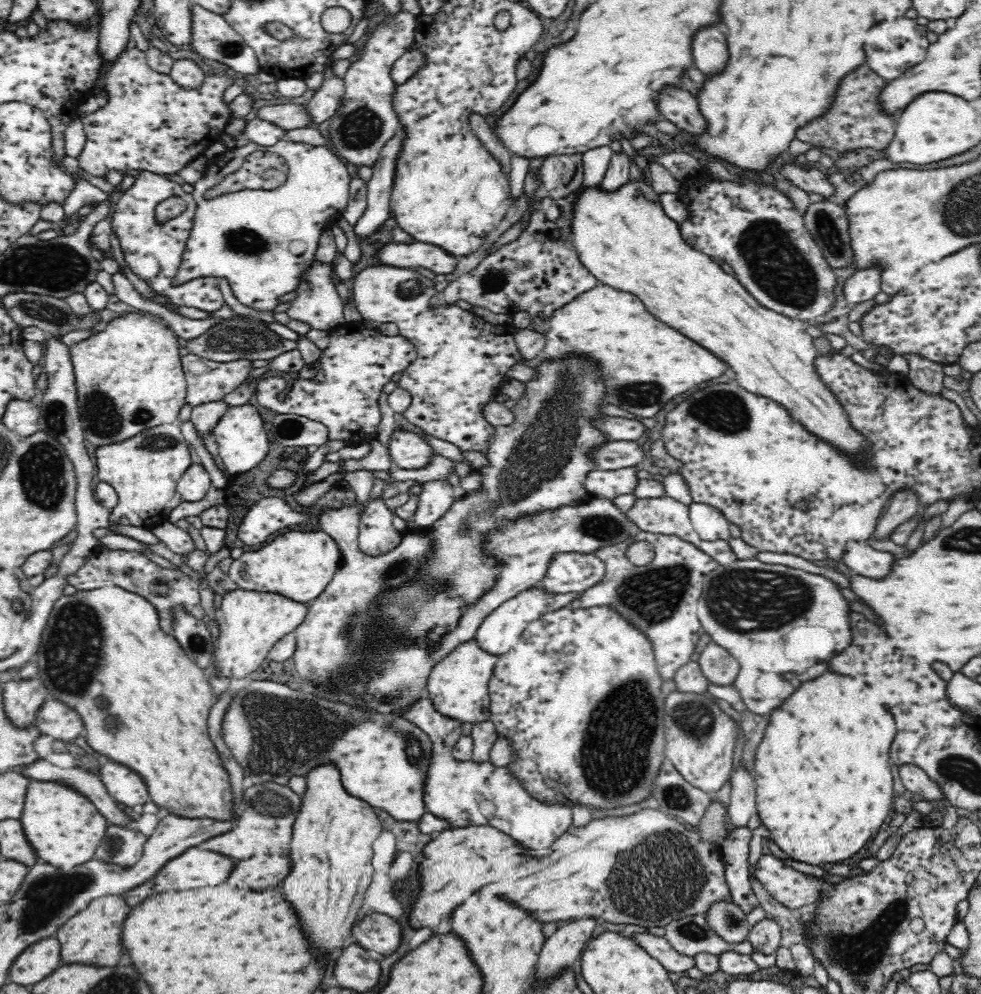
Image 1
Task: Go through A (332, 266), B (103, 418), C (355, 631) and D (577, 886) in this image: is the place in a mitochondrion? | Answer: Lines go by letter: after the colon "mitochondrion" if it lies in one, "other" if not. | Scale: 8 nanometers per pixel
A: other
B: mitochondrion
C: mitochondrion
D: other

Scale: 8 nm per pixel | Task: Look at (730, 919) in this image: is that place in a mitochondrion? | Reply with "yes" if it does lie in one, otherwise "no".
yes

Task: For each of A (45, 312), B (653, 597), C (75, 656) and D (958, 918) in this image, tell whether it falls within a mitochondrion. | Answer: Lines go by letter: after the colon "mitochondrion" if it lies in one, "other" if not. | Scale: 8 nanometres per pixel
A: mitochondrion
B: mitochondrion
C: mitochondrion
D: other

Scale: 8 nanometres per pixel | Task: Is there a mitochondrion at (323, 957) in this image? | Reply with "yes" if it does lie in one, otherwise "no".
no

